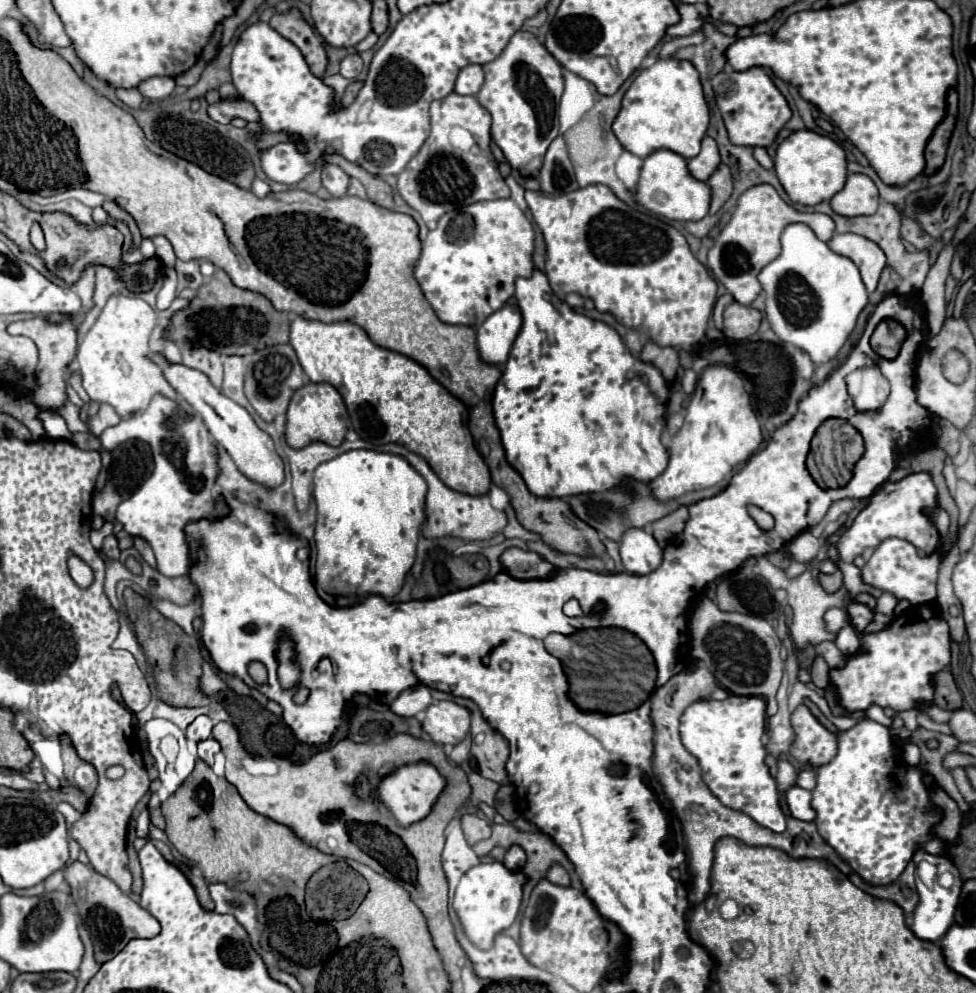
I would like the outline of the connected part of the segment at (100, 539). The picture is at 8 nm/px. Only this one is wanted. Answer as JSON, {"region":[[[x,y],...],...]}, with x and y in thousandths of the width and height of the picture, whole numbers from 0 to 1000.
{"region":[[[107,525],[107,529],[105,529],[102,533],[94,533],[94,535],[92,535],[92,547],[94,547],[98,553],[102,553],[105,547],[107,547],[107,543],[109,543],[113,537],[117,537],[117,527],[115,527],[115,525]]]}

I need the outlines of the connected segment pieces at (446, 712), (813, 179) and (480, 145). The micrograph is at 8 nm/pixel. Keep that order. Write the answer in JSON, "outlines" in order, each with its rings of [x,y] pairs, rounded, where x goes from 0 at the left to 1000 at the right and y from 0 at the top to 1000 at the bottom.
{"outlines":[[[[445,706],[436,714],[432,734],[443,742],[445,748],[471,748],[482,736],[482,718],[465,706]]],[[[822,130],[807,136],[795,150],[793,158],[795,176],[807,194],[809,202],[822,206],[836,206],[852,200],[867,184],[867,156],[865,150],[846,136]]],[[[461,94],[455,100],[443,102],[441,122],[441,138],[420,160],[416,170],[406,176],[410,198],[432,217],[439,231],[445,231],[449,221],[459,212],[496,200],[523,198],[523,190],[516,184],[511,165],[502,150],[503,116],[488,98]]]]}

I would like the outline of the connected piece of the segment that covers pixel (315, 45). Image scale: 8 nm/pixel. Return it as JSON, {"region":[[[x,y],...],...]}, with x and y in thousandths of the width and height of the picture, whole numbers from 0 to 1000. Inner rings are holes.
{"region":[[[297,9],[293,13],[281,13],[277,19],[277,27],[283,29],[289,37],[293,37],[297,43],[301,43],[311,61],[316,63],[318,72],[324,78],[332,78],[334,65],[336,65],[336,55],[332,47],[330,35],[318,25],[305,9]]]}

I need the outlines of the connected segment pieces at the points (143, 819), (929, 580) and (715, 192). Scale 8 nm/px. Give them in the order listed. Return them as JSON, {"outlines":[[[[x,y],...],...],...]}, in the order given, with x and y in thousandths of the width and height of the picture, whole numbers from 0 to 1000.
{"outlines":[[[[148,815],[139,825],[139,841],[141,843],[152,843],[152,831],[154,831],[154,823],[152,823],[152,817]]],[[[912,541],[906,543],[895,559],[891,561],[891,565],[883,571],[883,583],[891,589],[895,589],[902,595],[912,595],[916,597],[920,603],[928,603],[936,609],[943,607],[955,607],[959,605],[959,581],[961,581],[961,559],[945,559],[934,547],[920,543],[920,541]]],[[[736,166],[736,170],[727,176],[727,180],[723,182],[730,190],[730,206],[727,206],[727,217],[732,217],[750,196],[750,176],[748,176],[748,168],[746,166]]]]}

